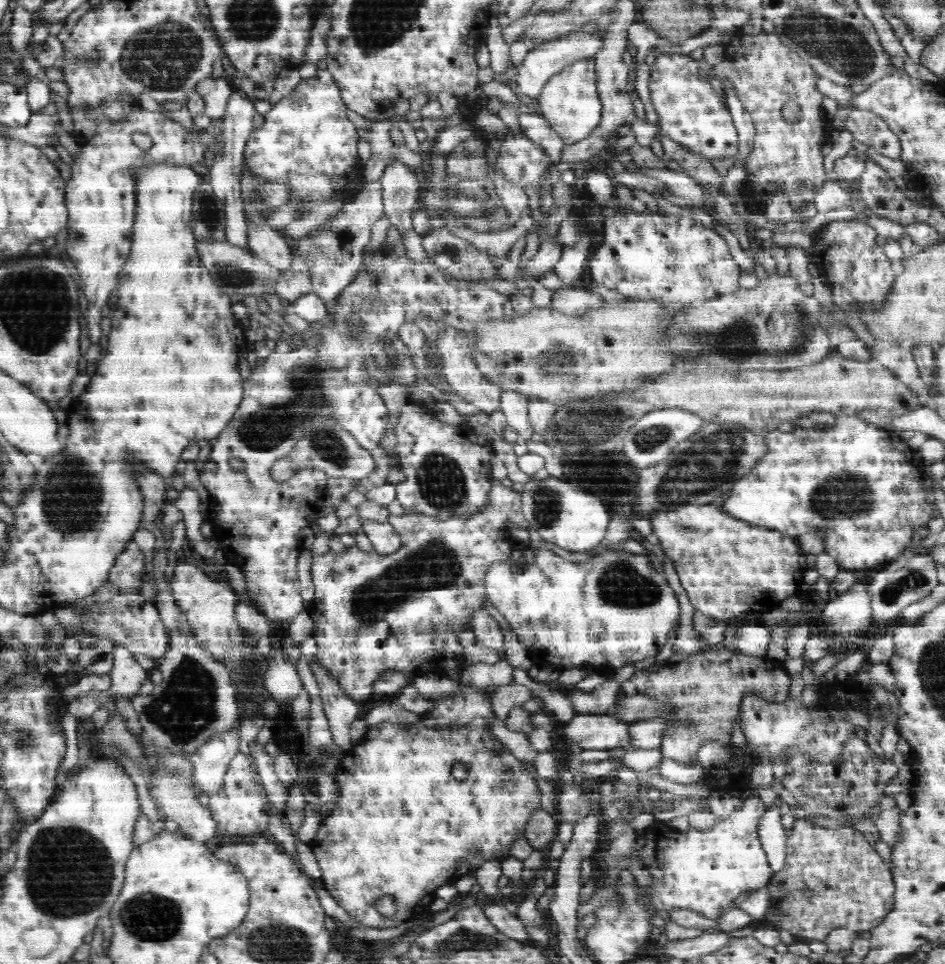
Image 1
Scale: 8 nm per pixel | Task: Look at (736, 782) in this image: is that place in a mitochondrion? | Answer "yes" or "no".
no

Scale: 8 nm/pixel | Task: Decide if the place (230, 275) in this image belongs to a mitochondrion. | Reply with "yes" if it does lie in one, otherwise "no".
yes

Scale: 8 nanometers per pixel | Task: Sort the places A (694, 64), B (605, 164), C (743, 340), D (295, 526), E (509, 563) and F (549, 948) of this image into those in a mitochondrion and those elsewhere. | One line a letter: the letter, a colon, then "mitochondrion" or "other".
A: other
B: other
C: mitochondrion
D: other
E: other
F: other

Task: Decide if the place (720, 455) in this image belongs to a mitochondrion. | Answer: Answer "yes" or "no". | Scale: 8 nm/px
yes

